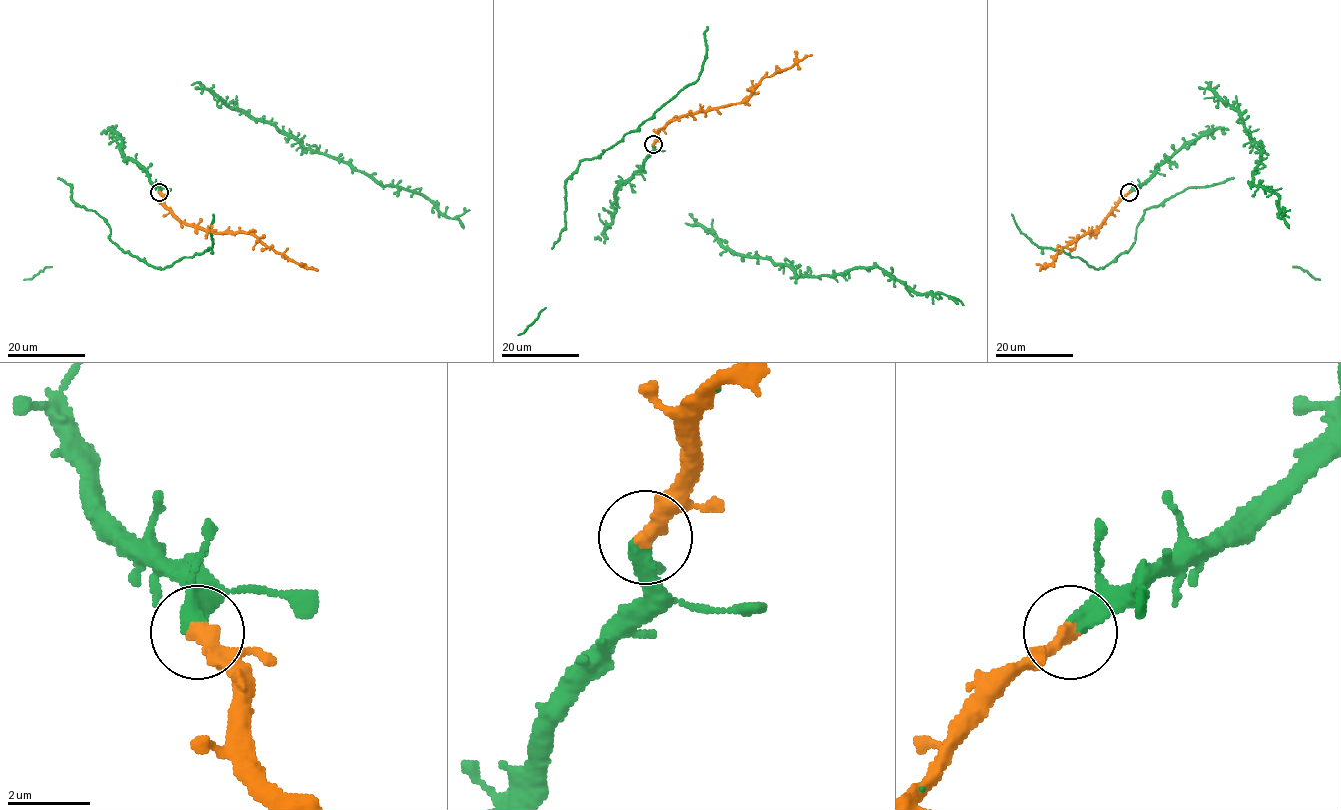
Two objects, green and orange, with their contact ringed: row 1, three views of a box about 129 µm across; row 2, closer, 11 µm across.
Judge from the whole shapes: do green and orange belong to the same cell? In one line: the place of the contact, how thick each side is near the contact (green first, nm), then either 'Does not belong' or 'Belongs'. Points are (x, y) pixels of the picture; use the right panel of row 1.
Place: (1129, 192). Thickness 460 nm (green) against 400 nm. Belongs

